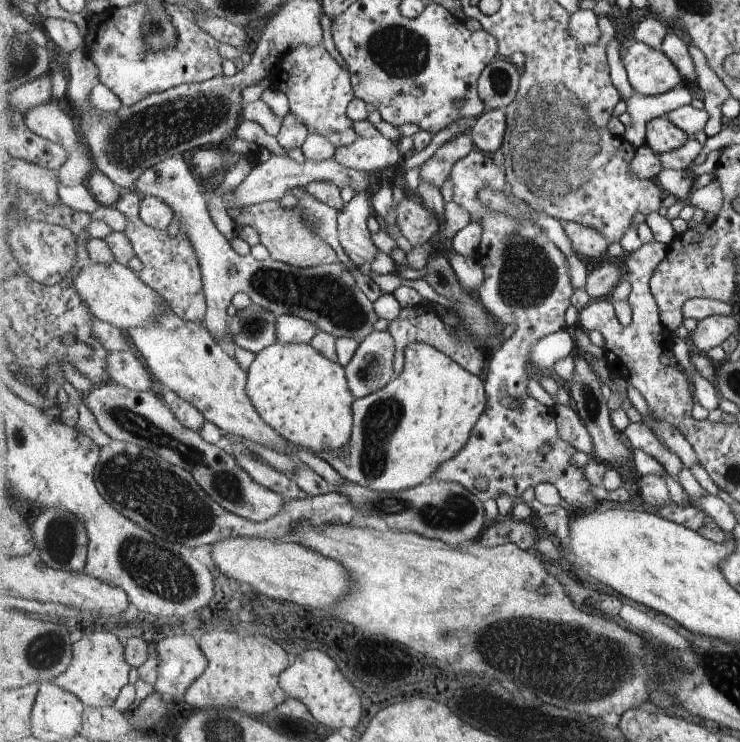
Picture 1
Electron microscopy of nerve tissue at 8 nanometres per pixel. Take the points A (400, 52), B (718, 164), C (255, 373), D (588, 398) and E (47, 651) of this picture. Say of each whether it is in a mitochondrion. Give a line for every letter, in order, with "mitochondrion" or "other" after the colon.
A: mitochondrion
B: other
C: other
D: mitochondrion
E: mitochondrion

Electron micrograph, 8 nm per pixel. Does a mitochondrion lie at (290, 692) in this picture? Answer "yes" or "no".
no

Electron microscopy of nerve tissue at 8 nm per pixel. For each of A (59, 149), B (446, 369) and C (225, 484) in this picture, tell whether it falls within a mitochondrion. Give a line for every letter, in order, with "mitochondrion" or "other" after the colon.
A: other
B: other
C: mitochondrion

